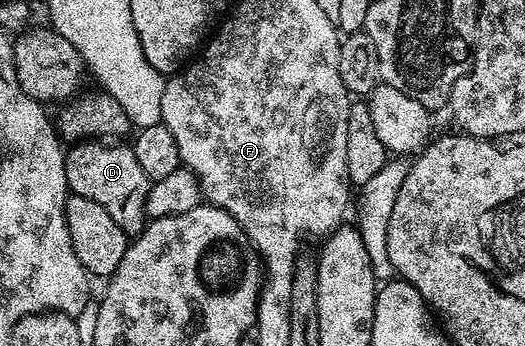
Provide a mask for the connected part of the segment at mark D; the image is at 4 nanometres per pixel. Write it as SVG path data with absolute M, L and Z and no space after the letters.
M99 140L75 142L66 149L63 161L68 189L74 195L97 202L108 212L109 218L113 218L113 222L121 226L121 230L128 238L134 238L148 223L145 202L153 182L137 163L134 147L130 143L123 143L127 142Z

